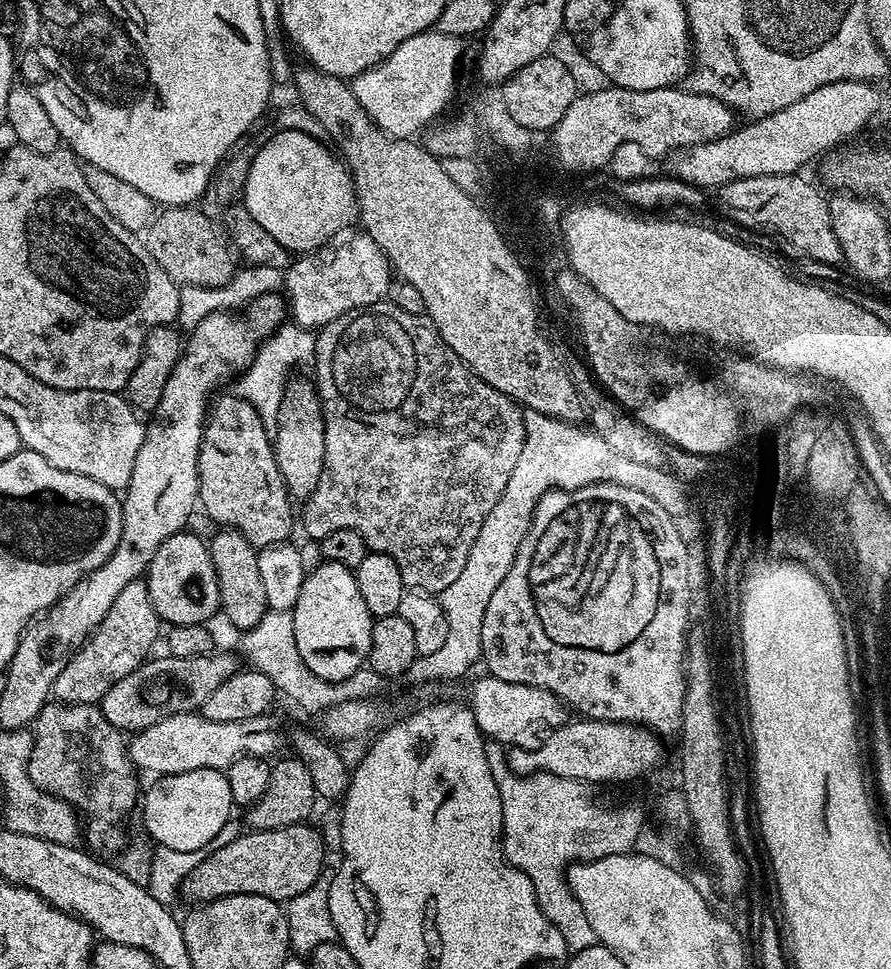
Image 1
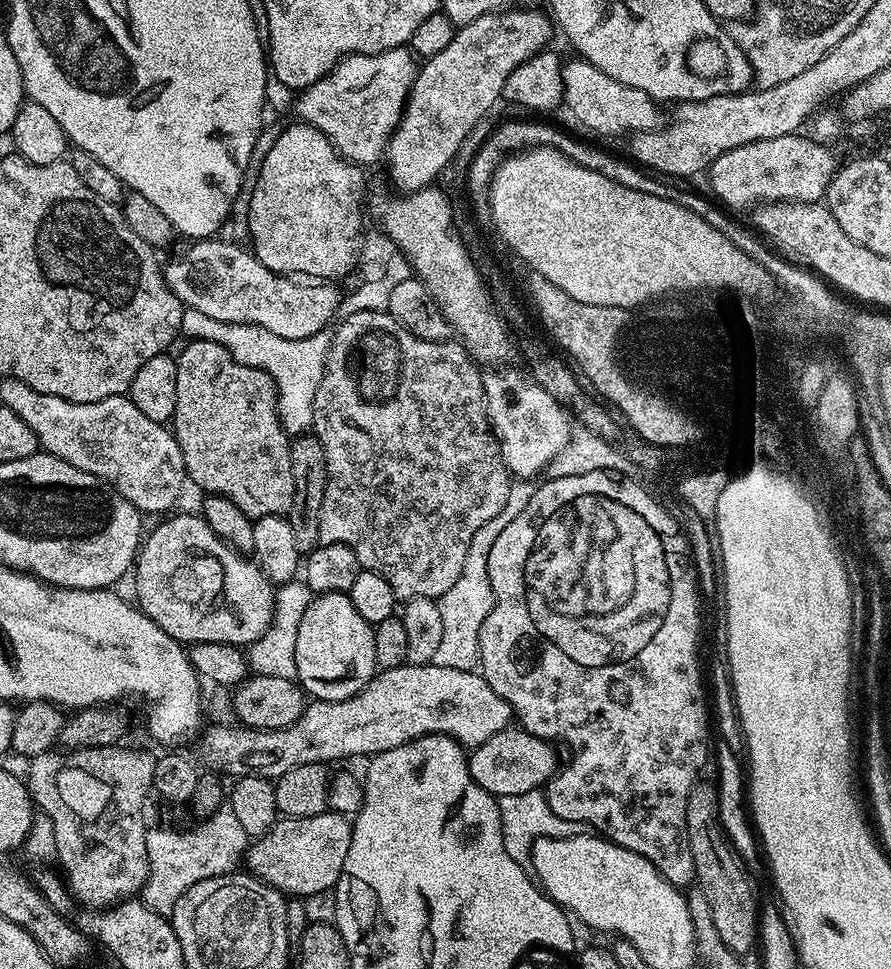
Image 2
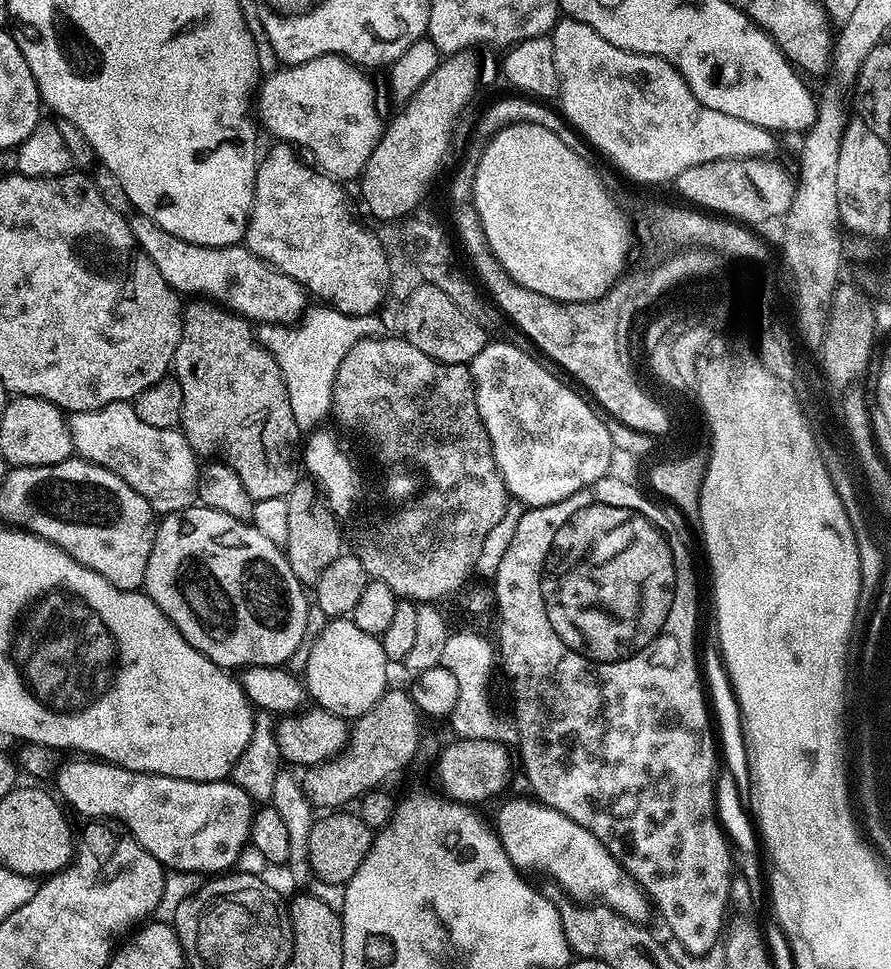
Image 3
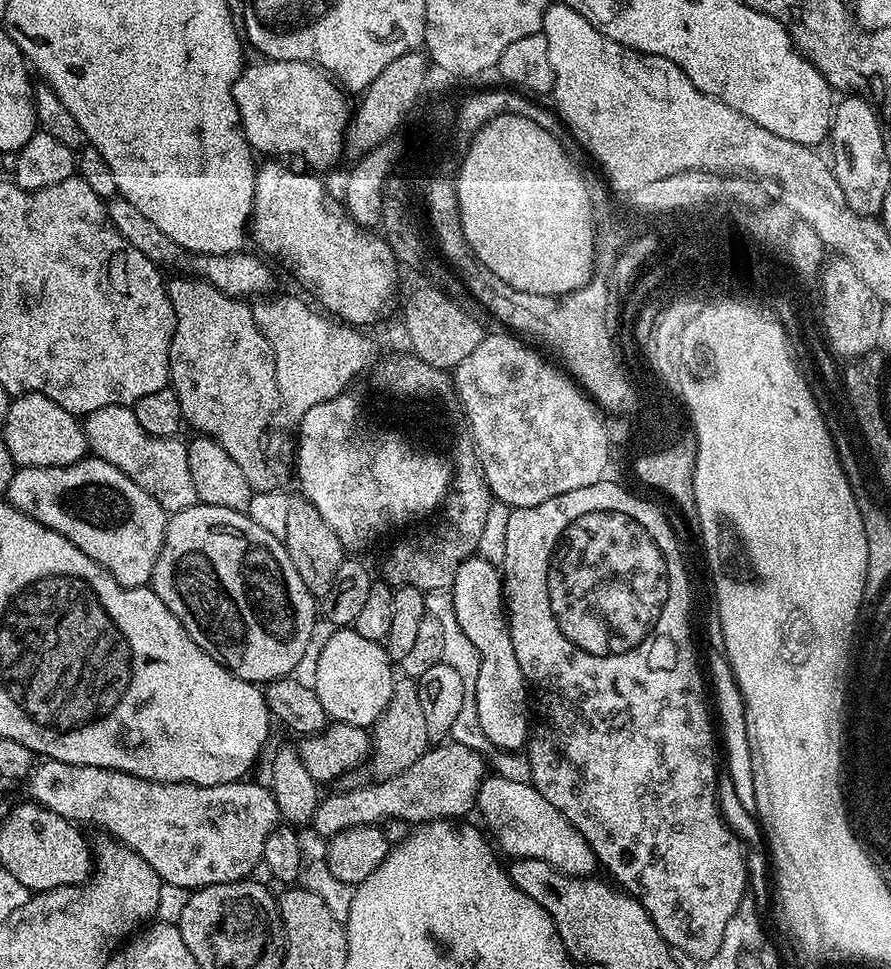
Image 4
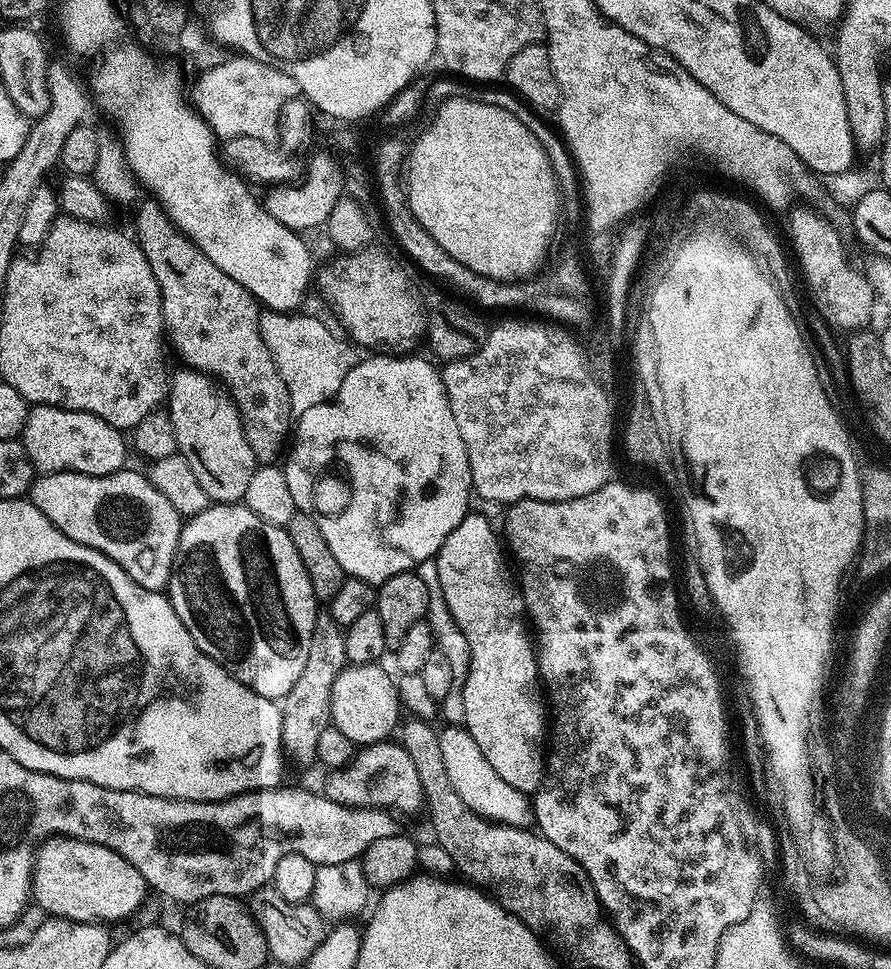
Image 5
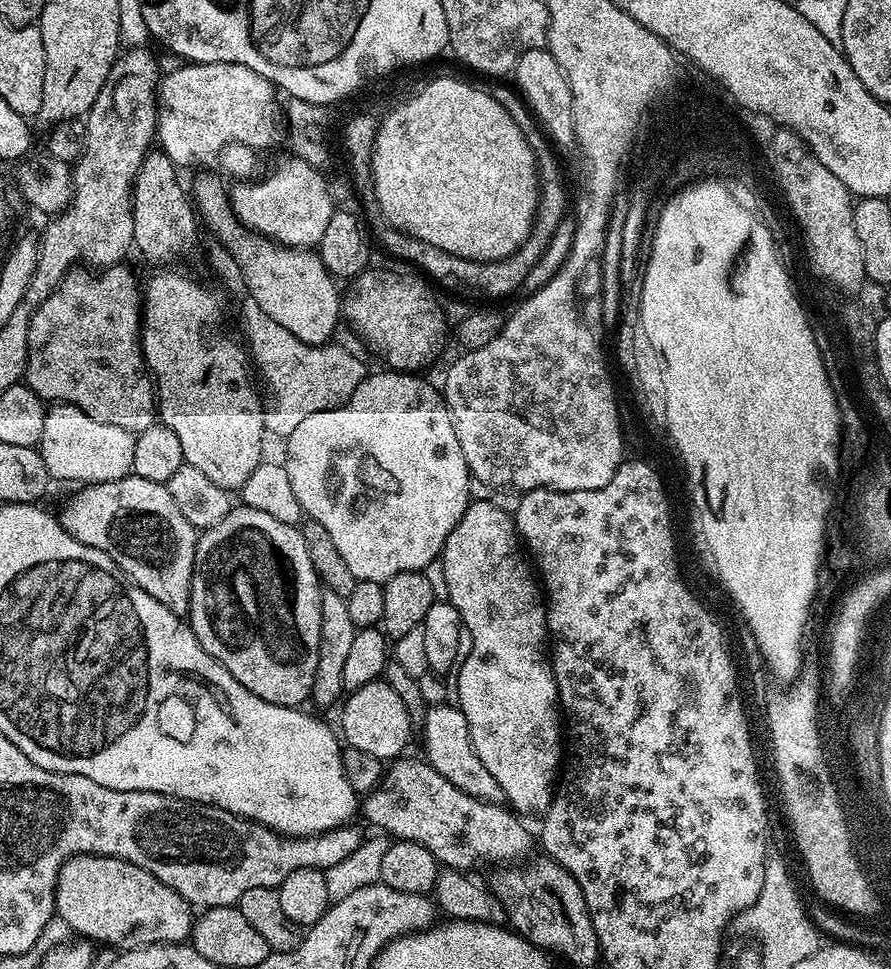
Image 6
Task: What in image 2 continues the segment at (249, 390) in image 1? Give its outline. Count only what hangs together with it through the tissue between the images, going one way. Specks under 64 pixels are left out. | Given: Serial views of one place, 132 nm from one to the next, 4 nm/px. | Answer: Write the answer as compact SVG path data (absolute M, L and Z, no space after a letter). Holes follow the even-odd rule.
M187 309L184 313L183 335L188 338L217 340L227 348L229 354L246 366L261 368L276 384L276 413L284 431L289 437L303 436L311 429L314 418L314 398L318 386L324 377L326 358L330 350L332 332L325 330L310 338L278 338L278 334L270 334L262 326L253 324L235 324L234 322L218 322L218 318L210 318L198 314L198 310Z

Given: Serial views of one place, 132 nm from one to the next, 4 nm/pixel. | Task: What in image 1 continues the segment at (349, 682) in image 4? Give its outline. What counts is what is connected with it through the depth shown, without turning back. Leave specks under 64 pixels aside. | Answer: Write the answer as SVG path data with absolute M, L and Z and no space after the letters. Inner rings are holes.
M320 562L305 575L302 594L298 594L291 616L298 652L318 678L338 683L365 667L374 618L366 610L366 602L362 602L353 569L336 562Z

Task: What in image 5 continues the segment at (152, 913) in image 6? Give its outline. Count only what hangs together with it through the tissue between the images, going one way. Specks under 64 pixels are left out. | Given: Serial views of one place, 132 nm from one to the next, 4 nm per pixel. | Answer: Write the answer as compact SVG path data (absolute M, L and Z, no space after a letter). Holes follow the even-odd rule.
M50 836L35 849L32 861L31 899L36 900L38 907L52 918L71 920L73 922L109 922L108 920L124 920L131 912L140 908L144 895L149 895L148 883L114 850L106 846L98 846L94 842L79 840L73 836Z

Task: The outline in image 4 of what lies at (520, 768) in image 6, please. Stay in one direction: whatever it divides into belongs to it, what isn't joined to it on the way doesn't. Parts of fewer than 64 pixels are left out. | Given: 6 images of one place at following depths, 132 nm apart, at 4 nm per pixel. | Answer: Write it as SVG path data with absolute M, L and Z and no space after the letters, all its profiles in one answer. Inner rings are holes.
M480 554L469 555L457 566L450 591L458 626L462 634L466 634L473 642L480 659L474 681L478 726L496 749L523 749L530 736L529 689L514 654L514 642L510 638L501 573L497 565L495 568Z

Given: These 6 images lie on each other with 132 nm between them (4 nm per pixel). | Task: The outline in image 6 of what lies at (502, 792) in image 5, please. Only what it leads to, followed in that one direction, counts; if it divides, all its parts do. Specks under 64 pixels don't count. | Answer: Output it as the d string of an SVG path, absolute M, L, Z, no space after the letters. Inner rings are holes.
M446 703L429 707L422 731L424 731L423 759L434 770L438 770L438 774L442 774L442 778L446 778L446 782L454 782L454 786L458 786L458 790L479 800L488 800L492 804L499 804L504 800L502 786L498 786L498 782L494 782L490 770L486 770L486 766L482 766L482 758L478 758L478 754L474 750L466 714L462 714L459 706Z

